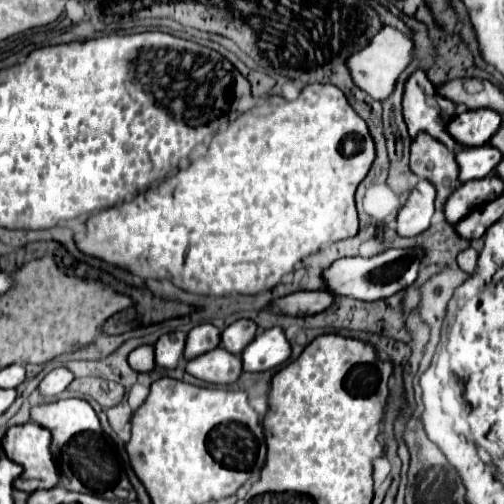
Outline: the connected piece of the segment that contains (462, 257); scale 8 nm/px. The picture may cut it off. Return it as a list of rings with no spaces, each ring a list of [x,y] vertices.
[[[469,247],[469,249],[465,249],[465,251],[461,251],[459,253],[459,257],[457,257],[457,265],[465,271],[465,273],[473,273],[475,271],[475,267],[477,267],[477,251],[473,249],[473,247]]]

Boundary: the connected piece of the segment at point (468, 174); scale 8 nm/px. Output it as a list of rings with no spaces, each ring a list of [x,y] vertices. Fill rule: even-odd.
[[[483,145],[483,147],[463,147],[457,153],[457,163],[459,163],[459,179],[463,183],[473,181],[473,179],[483,179],[491,173],[495,173],[495,167],[503,159],[503,153],[495,149],[493,145]]]

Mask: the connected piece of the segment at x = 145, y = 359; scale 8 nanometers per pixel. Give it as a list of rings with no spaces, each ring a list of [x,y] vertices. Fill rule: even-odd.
[[[141,345],[135,351],[129,353],[129,365],[131,369],[139,373],[147,373],[155,367],[155,357],[153,357],[153,347],[151,345]]]

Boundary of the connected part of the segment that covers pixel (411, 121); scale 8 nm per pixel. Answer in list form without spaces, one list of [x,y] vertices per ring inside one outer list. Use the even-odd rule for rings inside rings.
[[[415,71],[409,81],[405,83],[405,95],[403,95],[403,117],[405,123],[409,127],[409,135],[411,139],[415,139],[419,133],[427,133],[433,139],[437,139],[439,143],[443,143],[447,149],[459,149],[461,145],[447,133],[447,121],[451,121],[451,117],[455,117],[455,103],[449,101],[447,97],[441,97],[437,93],[437,89],[433,87],[433,83],[427,79],[427,75],[423,71]]]

